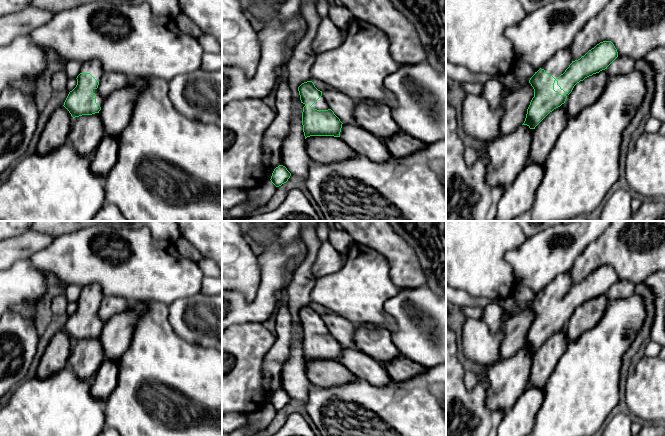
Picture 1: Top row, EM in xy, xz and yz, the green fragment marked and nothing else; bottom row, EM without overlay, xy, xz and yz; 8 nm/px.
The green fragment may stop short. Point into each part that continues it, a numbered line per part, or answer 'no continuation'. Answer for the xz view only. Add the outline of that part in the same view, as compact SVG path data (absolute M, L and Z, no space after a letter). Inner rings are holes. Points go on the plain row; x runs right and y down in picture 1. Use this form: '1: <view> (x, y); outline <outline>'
1: xz (321, 328); outline M323 319L311 331L313 333L317 333L317 334L328 334L328 333L330 333L327 325L323 321Z

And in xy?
1: xy (99, 323); outline M93 313L93 317L96 318L96 327L97 327L100 331L102 331L105 322L103 322L103 321L100 319L100 317L98 316L97 313Z

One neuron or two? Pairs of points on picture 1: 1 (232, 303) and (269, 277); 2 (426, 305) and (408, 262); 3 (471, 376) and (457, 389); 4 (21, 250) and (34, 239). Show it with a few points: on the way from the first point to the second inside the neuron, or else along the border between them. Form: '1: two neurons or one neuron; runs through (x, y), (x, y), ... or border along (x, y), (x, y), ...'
1: one neuron; runs through (244, 305), (254, 305), (269, 289)
2: two neurons; border along (424, 284), (418, 287), (401, 289)
3: two neurons; border along (465, 370), (464, 384), (470, 390)
4: one neuron; runs through (24, 247), (31, 242)

